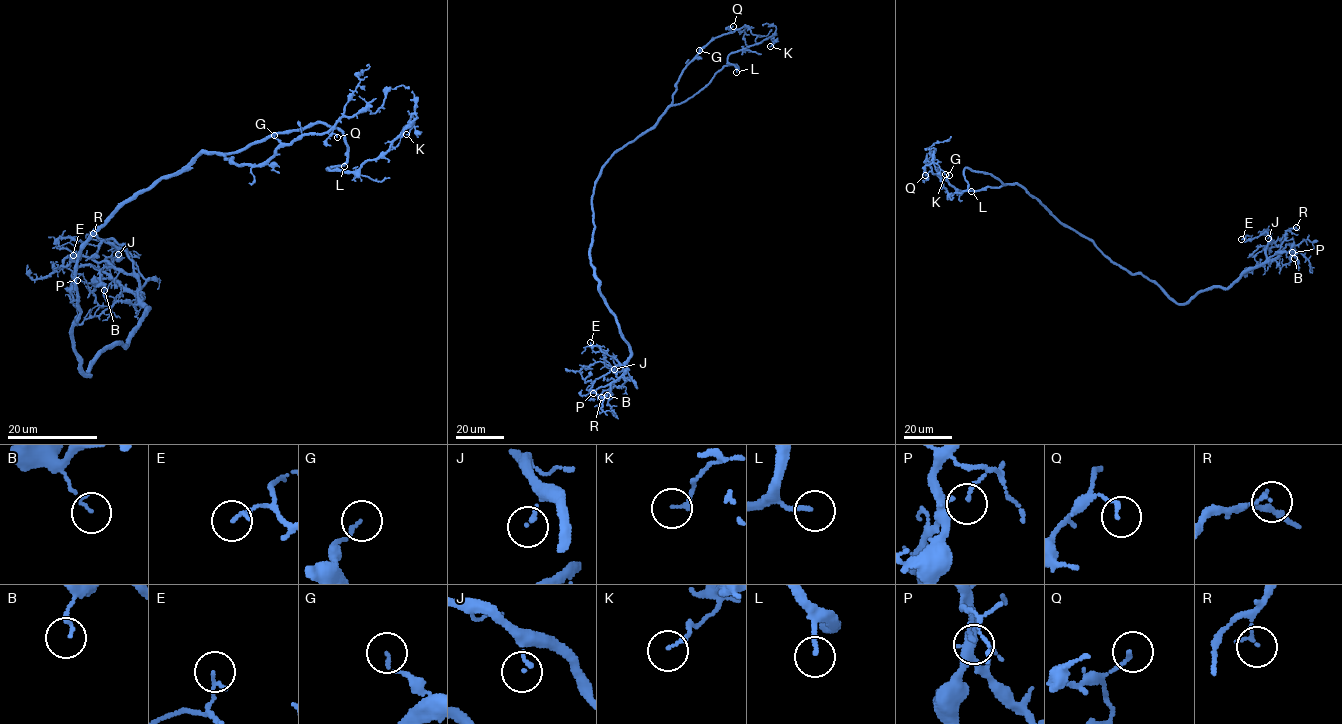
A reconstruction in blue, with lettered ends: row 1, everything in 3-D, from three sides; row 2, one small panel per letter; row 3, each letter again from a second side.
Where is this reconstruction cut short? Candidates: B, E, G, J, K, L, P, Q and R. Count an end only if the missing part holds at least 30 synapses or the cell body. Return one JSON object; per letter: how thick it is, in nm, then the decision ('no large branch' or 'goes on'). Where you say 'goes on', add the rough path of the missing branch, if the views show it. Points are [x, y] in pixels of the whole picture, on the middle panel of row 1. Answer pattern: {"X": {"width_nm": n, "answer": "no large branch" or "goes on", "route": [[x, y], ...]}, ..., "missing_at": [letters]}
{"B": {"width_nm": 110, "answer": "no large branch"}, "E": {"width_nm": 110, "answer": "no large branch"}, "G": {"width_nm": 110, "answer": "no large branch"}, "J": {"width_nm": 140, "answer": "no large branch"}, "K": {"width_nm": 150, "answer": "no large branch"}, "L": {"width_nm": 150, "answer": "goes on", "route": [[736, 72], [729, 79], [747, 80]]}, "P": {"width_nm": 120, "answer": "no large branch"}, "Q": {"width_nm": 130, "answer": "no large branch"}, "R": {"width_nm": 130, "answer": "no large branch"}, "missing_at": ["L"]}

